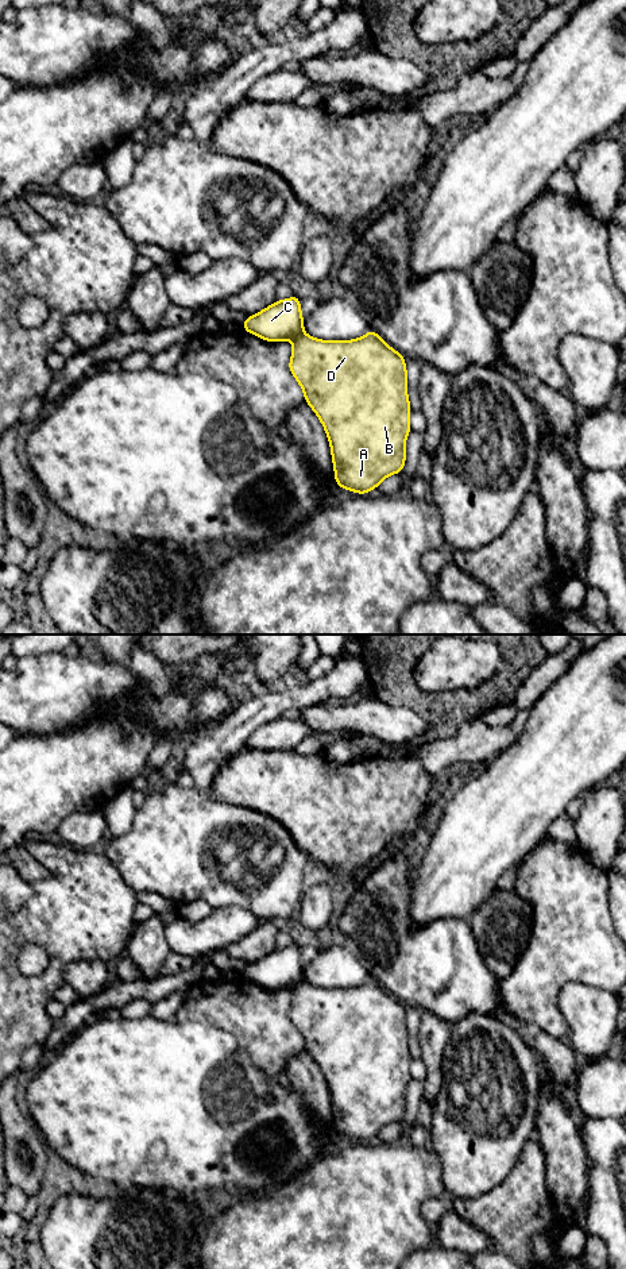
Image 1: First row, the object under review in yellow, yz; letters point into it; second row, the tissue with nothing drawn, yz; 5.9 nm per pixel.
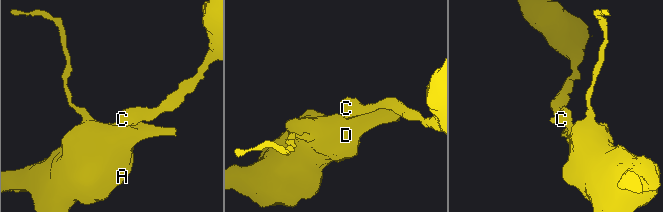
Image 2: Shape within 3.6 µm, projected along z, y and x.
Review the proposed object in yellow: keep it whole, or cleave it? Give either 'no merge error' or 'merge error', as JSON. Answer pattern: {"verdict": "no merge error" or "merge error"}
{"verdict": "merge error"}

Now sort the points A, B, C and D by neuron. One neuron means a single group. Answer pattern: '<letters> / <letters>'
A B D / C

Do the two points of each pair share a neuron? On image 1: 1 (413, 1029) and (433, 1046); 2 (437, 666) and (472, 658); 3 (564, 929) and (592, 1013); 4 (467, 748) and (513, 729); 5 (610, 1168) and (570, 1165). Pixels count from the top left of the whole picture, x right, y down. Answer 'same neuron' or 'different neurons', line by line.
1: different neurons
2: same neuron
3: different neurons
4: same neuron
5: different neurons

